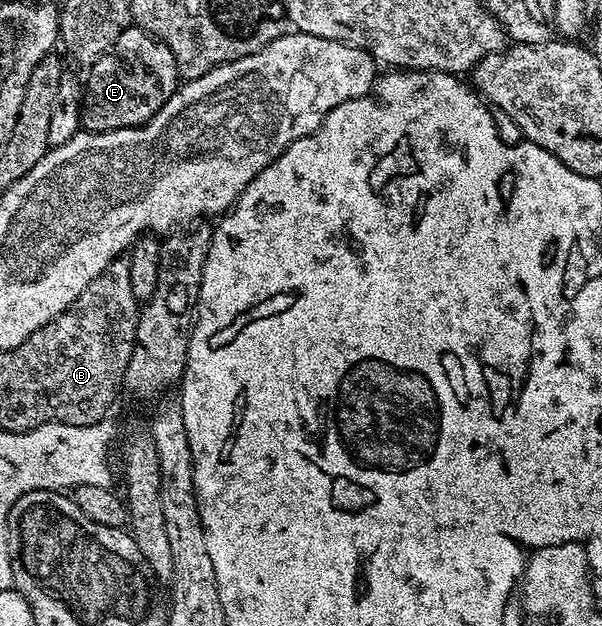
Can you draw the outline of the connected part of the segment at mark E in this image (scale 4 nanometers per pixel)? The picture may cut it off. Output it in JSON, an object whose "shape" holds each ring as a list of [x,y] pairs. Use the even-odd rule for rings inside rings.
{"shape":[[[130,26],[118,34],[110,51],[99,56],[87,72],[88,84],[86,80],[80,106],[80,122],[86,132],[139,128],[175,94],[181,79],[174,54],[139,26]]]}

